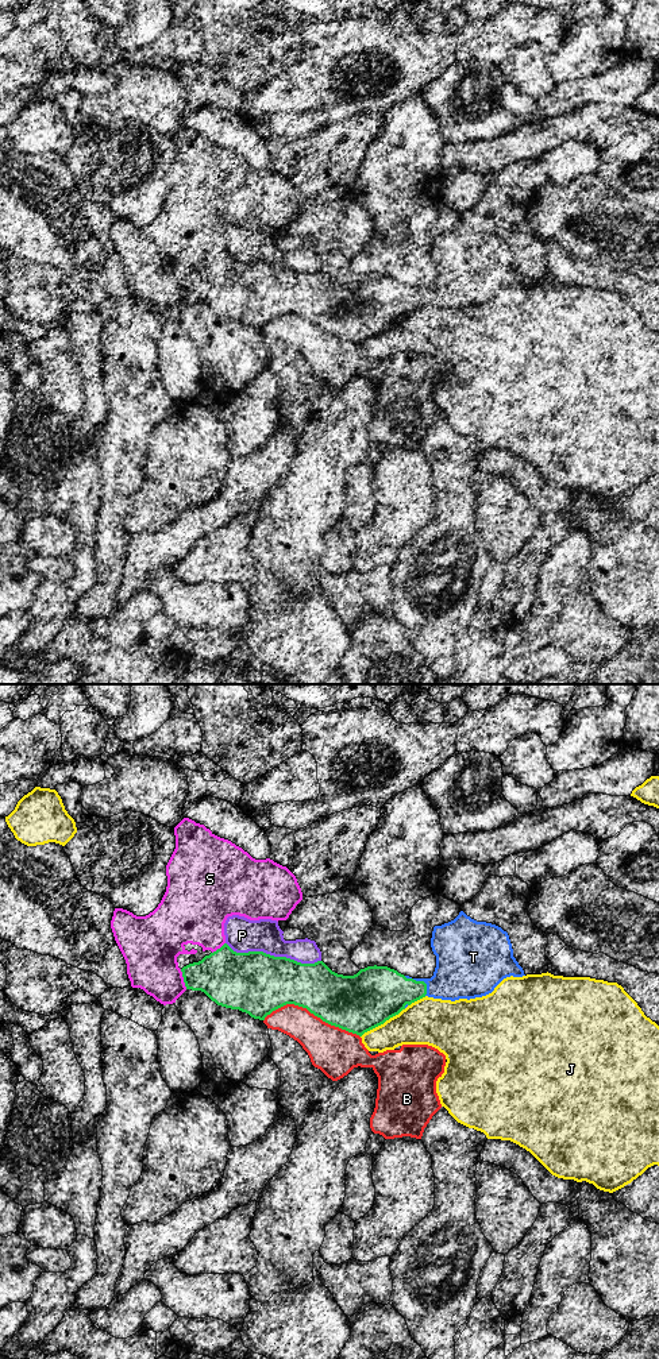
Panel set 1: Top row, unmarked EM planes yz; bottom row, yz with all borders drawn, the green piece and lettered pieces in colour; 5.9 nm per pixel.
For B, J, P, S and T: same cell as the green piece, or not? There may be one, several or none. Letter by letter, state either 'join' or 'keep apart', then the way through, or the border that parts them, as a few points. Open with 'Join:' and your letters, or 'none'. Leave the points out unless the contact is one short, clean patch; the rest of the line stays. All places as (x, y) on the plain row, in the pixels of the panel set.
Join: T
B: keep apart
J: keep apart
P: keep apart
S: keep apart
T: join

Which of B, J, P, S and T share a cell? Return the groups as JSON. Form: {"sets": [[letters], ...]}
{"sets": [["B"], ["J"], ["P"], ["S"], ["T"]]}

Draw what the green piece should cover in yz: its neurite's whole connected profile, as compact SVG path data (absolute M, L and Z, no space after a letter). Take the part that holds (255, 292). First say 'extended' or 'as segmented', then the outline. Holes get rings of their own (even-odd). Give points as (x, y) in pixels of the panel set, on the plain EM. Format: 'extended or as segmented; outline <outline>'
extended; outline M463 220L454 229L433 236L431 256L436 265L431 287L412 287L377 274L361 278L354 285L343 285L332 281L323 270L301 273L263 260L236 262L227 252L201 270L184 275L181 281L186 298L201 300L217 314L239 318L254 328L265 329L273 320L294 313L359 345L425 305L470 309L492 302L506 286L525 285L513 266L508 242L496 233L477 231Z

